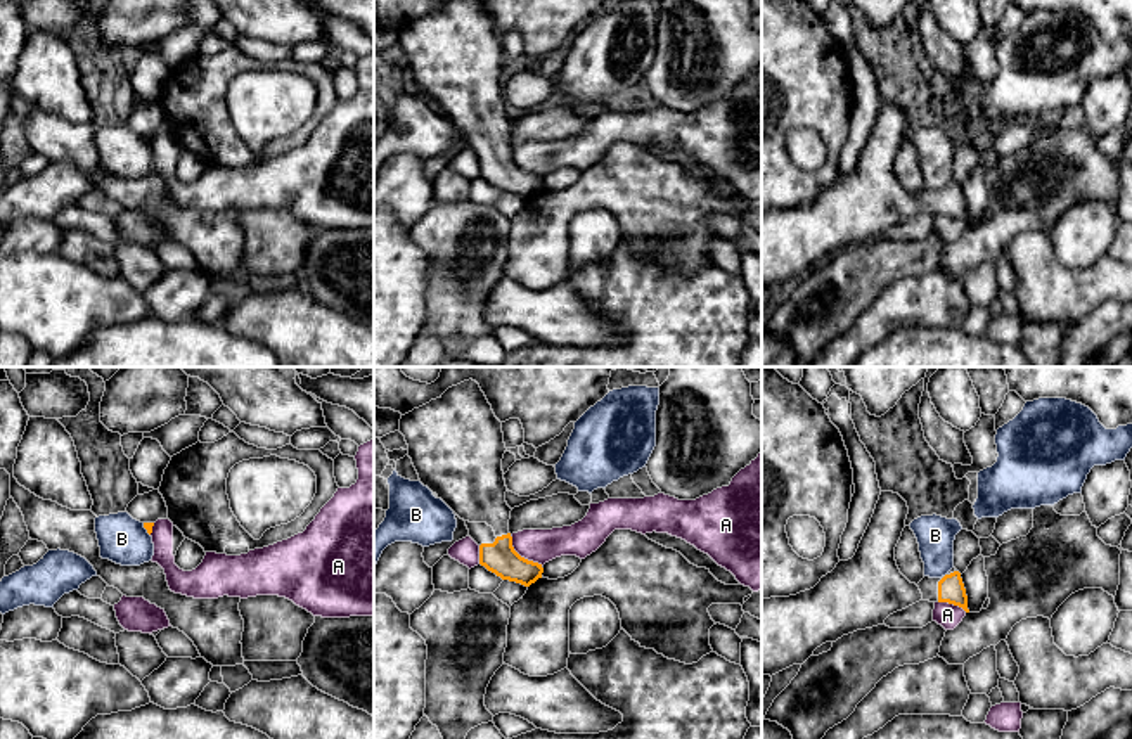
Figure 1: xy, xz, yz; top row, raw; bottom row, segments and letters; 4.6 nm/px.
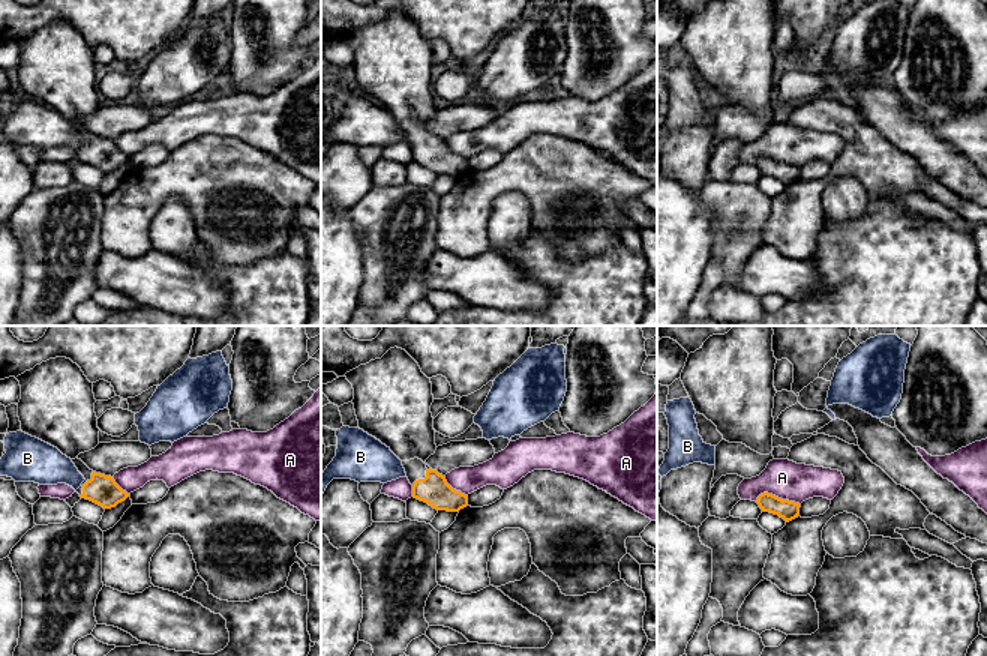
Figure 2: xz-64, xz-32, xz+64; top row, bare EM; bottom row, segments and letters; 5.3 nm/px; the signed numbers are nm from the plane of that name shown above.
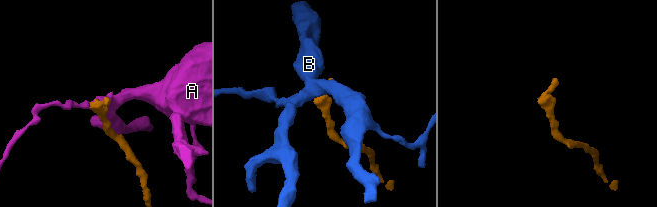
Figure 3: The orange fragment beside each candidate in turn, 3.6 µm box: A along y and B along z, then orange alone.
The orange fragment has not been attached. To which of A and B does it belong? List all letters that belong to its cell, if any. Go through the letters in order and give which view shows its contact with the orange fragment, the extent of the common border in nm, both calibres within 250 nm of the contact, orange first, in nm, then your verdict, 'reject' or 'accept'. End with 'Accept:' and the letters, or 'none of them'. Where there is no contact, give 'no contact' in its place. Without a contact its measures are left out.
A: meets orange in xz; contact 220 nm long; 150 nm thick on the orange side, 160 nm on the other; reject
B: meets orange in xy; contact 70 nm long; 40 nm thick on the orange side, 220 nm on the other; reject
Accept: none of them

